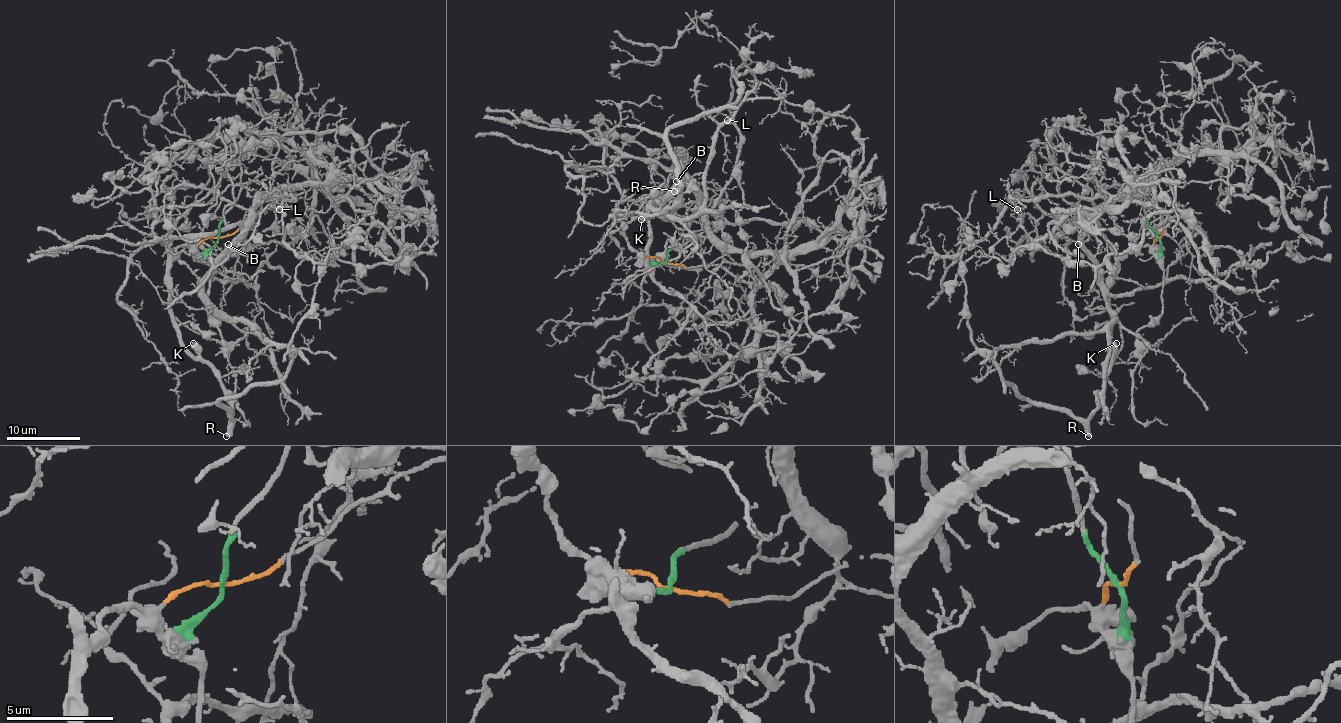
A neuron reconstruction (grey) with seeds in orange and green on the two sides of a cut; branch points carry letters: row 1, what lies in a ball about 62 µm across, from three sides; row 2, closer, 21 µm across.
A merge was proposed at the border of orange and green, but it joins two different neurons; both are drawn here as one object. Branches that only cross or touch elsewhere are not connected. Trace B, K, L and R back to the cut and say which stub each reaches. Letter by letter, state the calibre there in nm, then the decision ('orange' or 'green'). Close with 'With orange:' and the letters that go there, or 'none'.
B: 440 nm thick; green
K: 600 nm thick; orange
L: 100 nm thick; green
R: 500 nm thick; orange
With orange: K, R

